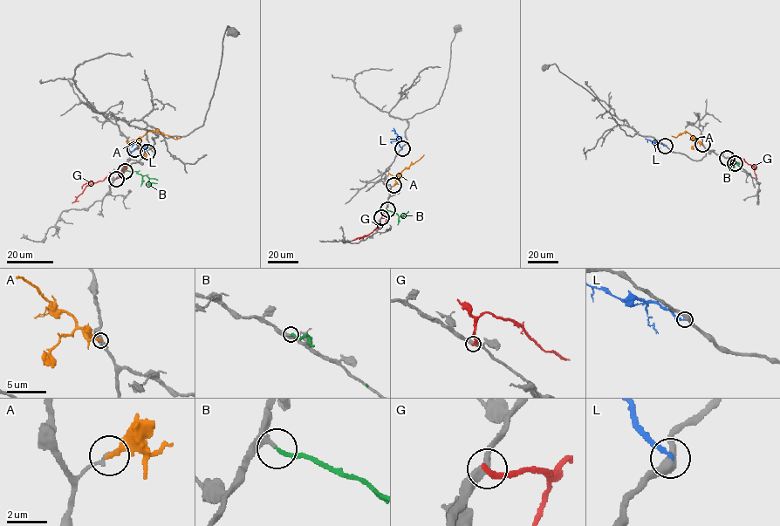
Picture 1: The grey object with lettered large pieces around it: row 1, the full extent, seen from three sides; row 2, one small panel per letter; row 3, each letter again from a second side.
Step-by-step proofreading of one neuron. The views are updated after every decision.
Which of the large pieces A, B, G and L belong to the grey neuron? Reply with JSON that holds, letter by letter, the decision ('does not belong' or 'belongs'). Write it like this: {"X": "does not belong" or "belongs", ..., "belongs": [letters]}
{"A": "does not belong", "B": "belongs", "G": "does not belong", "L": "does not belong", "belongs": ["B"]}

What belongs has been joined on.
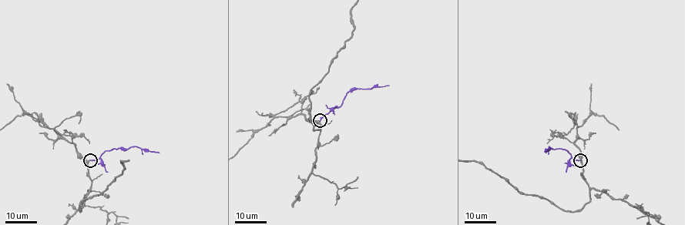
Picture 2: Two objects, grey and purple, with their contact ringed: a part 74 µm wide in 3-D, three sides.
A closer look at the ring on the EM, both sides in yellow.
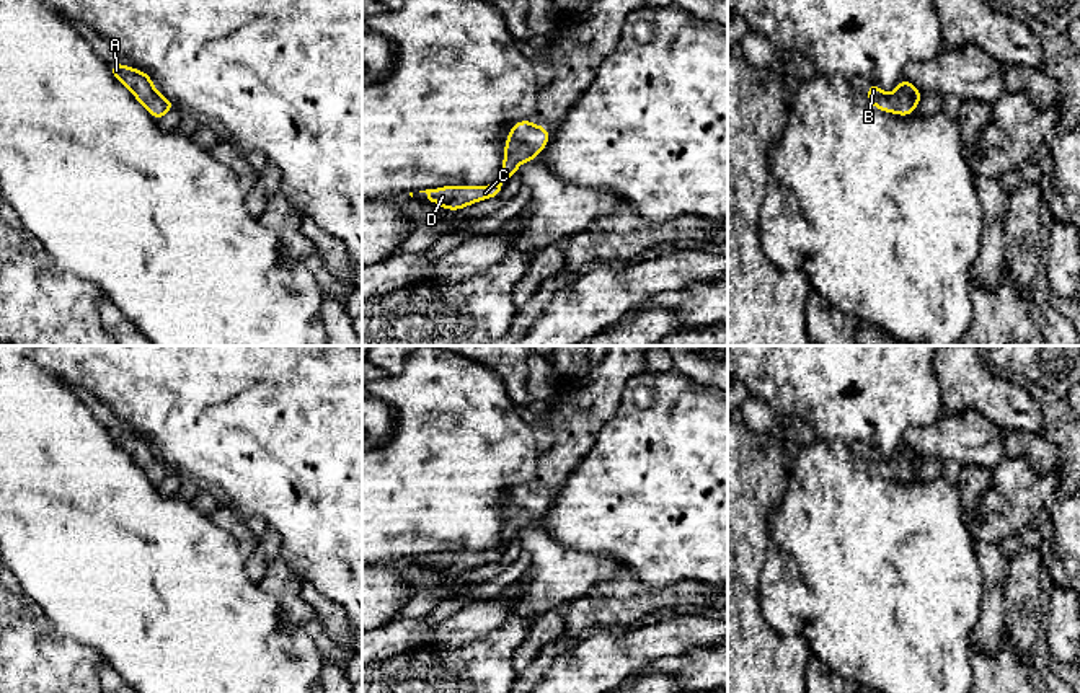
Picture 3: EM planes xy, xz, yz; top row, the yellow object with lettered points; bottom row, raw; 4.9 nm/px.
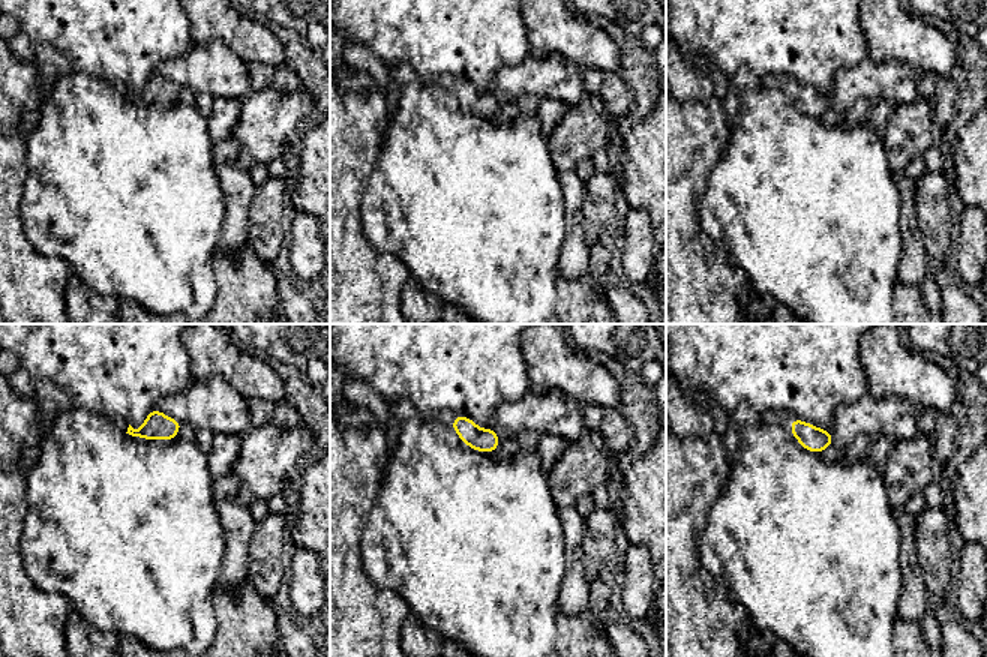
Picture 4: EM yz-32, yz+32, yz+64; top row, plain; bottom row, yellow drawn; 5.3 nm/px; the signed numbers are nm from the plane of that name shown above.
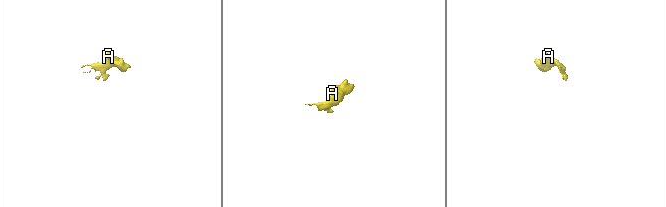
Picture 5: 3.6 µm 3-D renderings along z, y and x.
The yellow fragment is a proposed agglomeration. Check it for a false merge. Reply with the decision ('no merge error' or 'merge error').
no merge error

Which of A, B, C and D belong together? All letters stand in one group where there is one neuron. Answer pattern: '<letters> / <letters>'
A B C D

